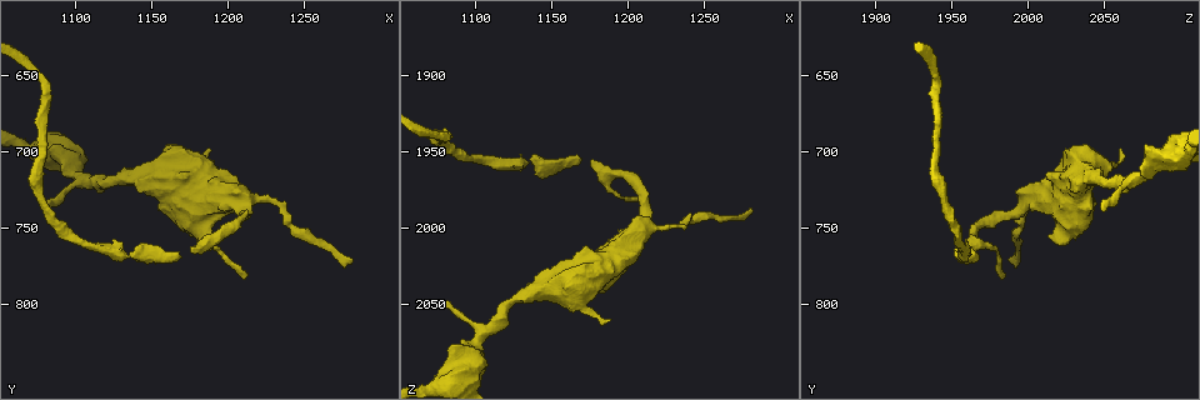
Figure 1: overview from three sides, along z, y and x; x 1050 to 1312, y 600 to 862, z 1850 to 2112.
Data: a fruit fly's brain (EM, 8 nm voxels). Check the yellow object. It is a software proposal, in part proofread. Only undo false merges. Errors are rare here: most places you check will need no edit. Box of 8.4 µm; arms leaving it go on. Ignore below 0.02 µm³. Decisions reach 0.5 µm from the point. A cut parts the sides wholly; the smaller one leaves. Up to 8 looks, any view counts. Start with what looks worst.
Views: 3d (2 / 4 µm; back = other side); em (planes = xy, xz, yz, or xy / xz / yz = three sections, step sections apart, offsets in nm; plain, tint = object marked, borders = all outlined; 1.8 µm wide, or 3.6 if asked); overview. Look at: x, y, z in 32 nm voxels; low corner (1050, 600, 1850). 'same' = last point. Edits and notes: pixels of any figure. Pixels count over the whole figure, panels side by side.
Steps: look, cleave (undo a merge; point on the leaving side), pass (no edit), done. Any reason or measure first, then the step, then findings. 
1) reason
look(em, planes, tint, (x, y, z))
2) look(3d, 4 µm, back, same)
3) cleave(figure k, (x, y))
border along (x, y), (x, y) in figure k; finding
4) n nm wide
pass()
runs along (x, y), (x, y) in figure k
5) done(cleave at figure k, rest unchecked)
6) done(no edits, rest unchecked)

branch point
look(3d, 4 µm, (1212, 734, 2000))

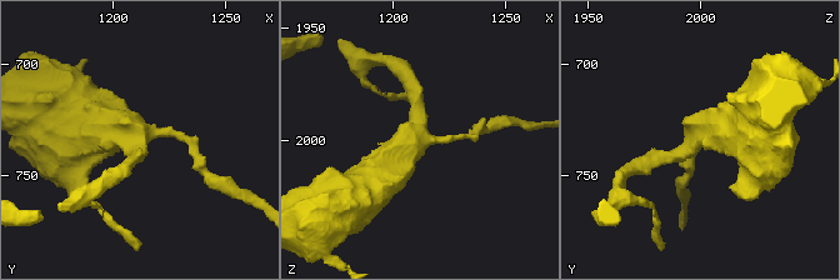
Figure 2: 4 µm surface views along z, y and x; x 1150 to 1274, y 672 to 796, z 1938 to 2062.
now the EM
look(em, 3.6 µm, xy, step 16, tint, (1211, 734, 1997))

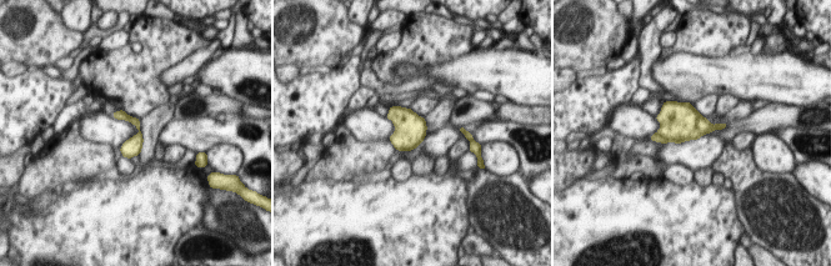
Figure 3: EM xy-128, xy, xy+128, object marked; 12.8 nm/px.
another direction
look(em, 3.6 µm, planes, borders, same)

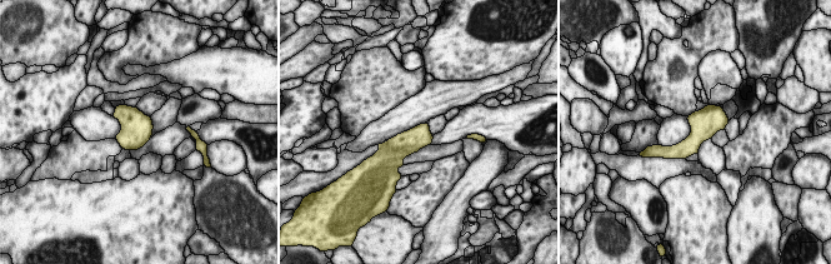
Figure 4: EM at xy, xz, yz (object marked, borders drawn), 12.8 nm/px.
pass()
one neuron here

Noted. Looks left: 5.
sudden change in width
look(em, 3.6 µm, yz, step 4, tint, (1166, 706, 2048))

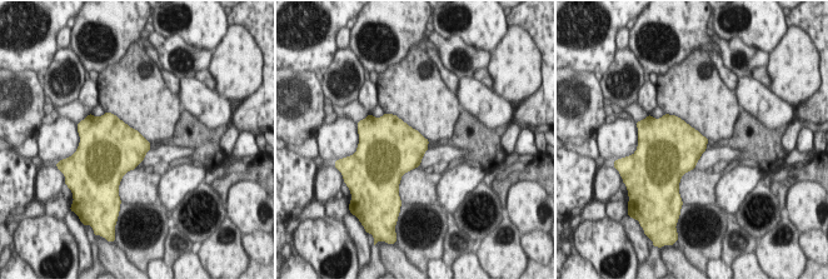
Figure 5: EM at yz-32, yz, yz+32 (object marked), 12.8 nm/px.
cut it another way
look(em, 3.6 µm, planes, tint, same)

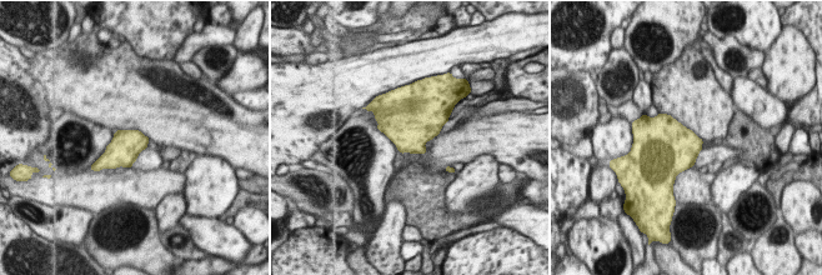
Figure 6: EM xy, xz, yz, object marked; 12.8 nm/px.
pass()
all the same neuron

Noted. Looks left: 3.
look(em, 3.6 µm, planes, tint, (1098, 708, 2084))

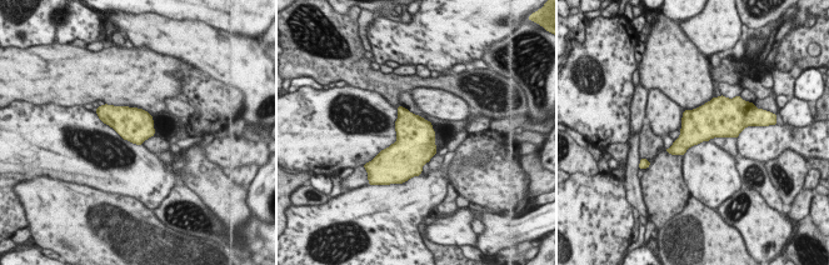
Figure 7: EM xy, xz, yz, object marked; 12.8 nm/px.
pass()
one neuron here

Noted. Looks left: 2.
done(no edits, rest unchecked)

